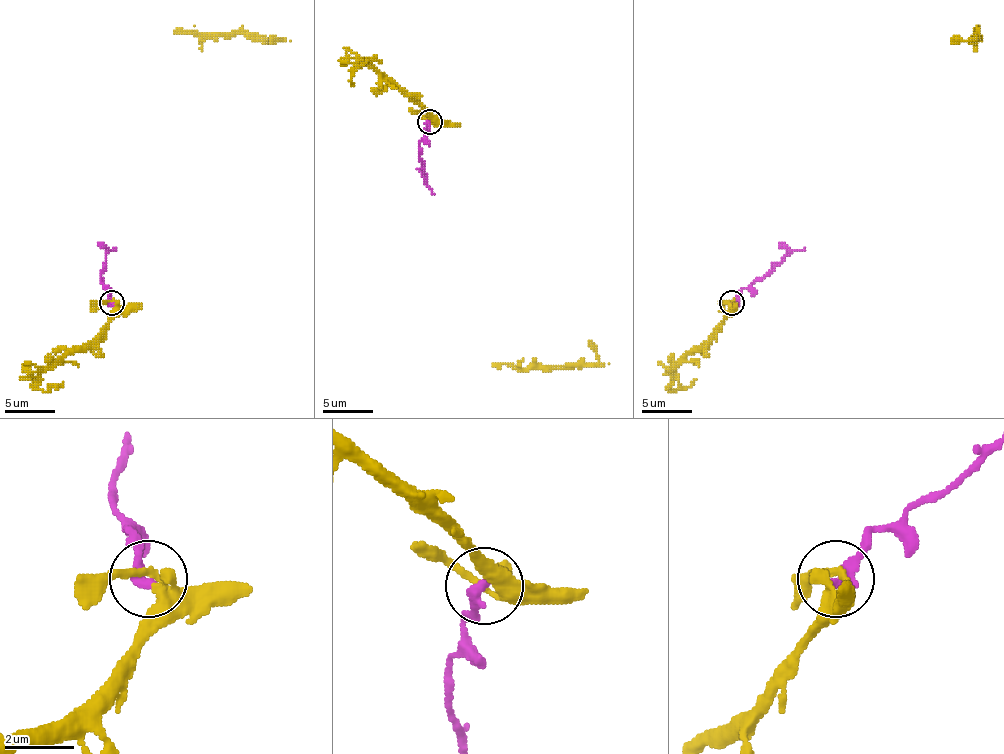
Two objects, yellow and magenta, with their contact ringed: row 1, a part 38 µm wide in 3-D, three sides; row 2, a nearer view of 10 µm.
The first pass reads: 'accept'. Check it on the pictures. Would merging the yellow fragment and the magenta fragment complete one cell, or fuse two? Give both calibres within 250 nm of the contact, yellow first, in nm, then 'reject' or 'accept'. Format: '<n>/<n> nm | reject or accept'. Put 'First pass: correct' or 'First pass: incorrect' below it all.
180/360 nm | reject
First pass: incorrect

